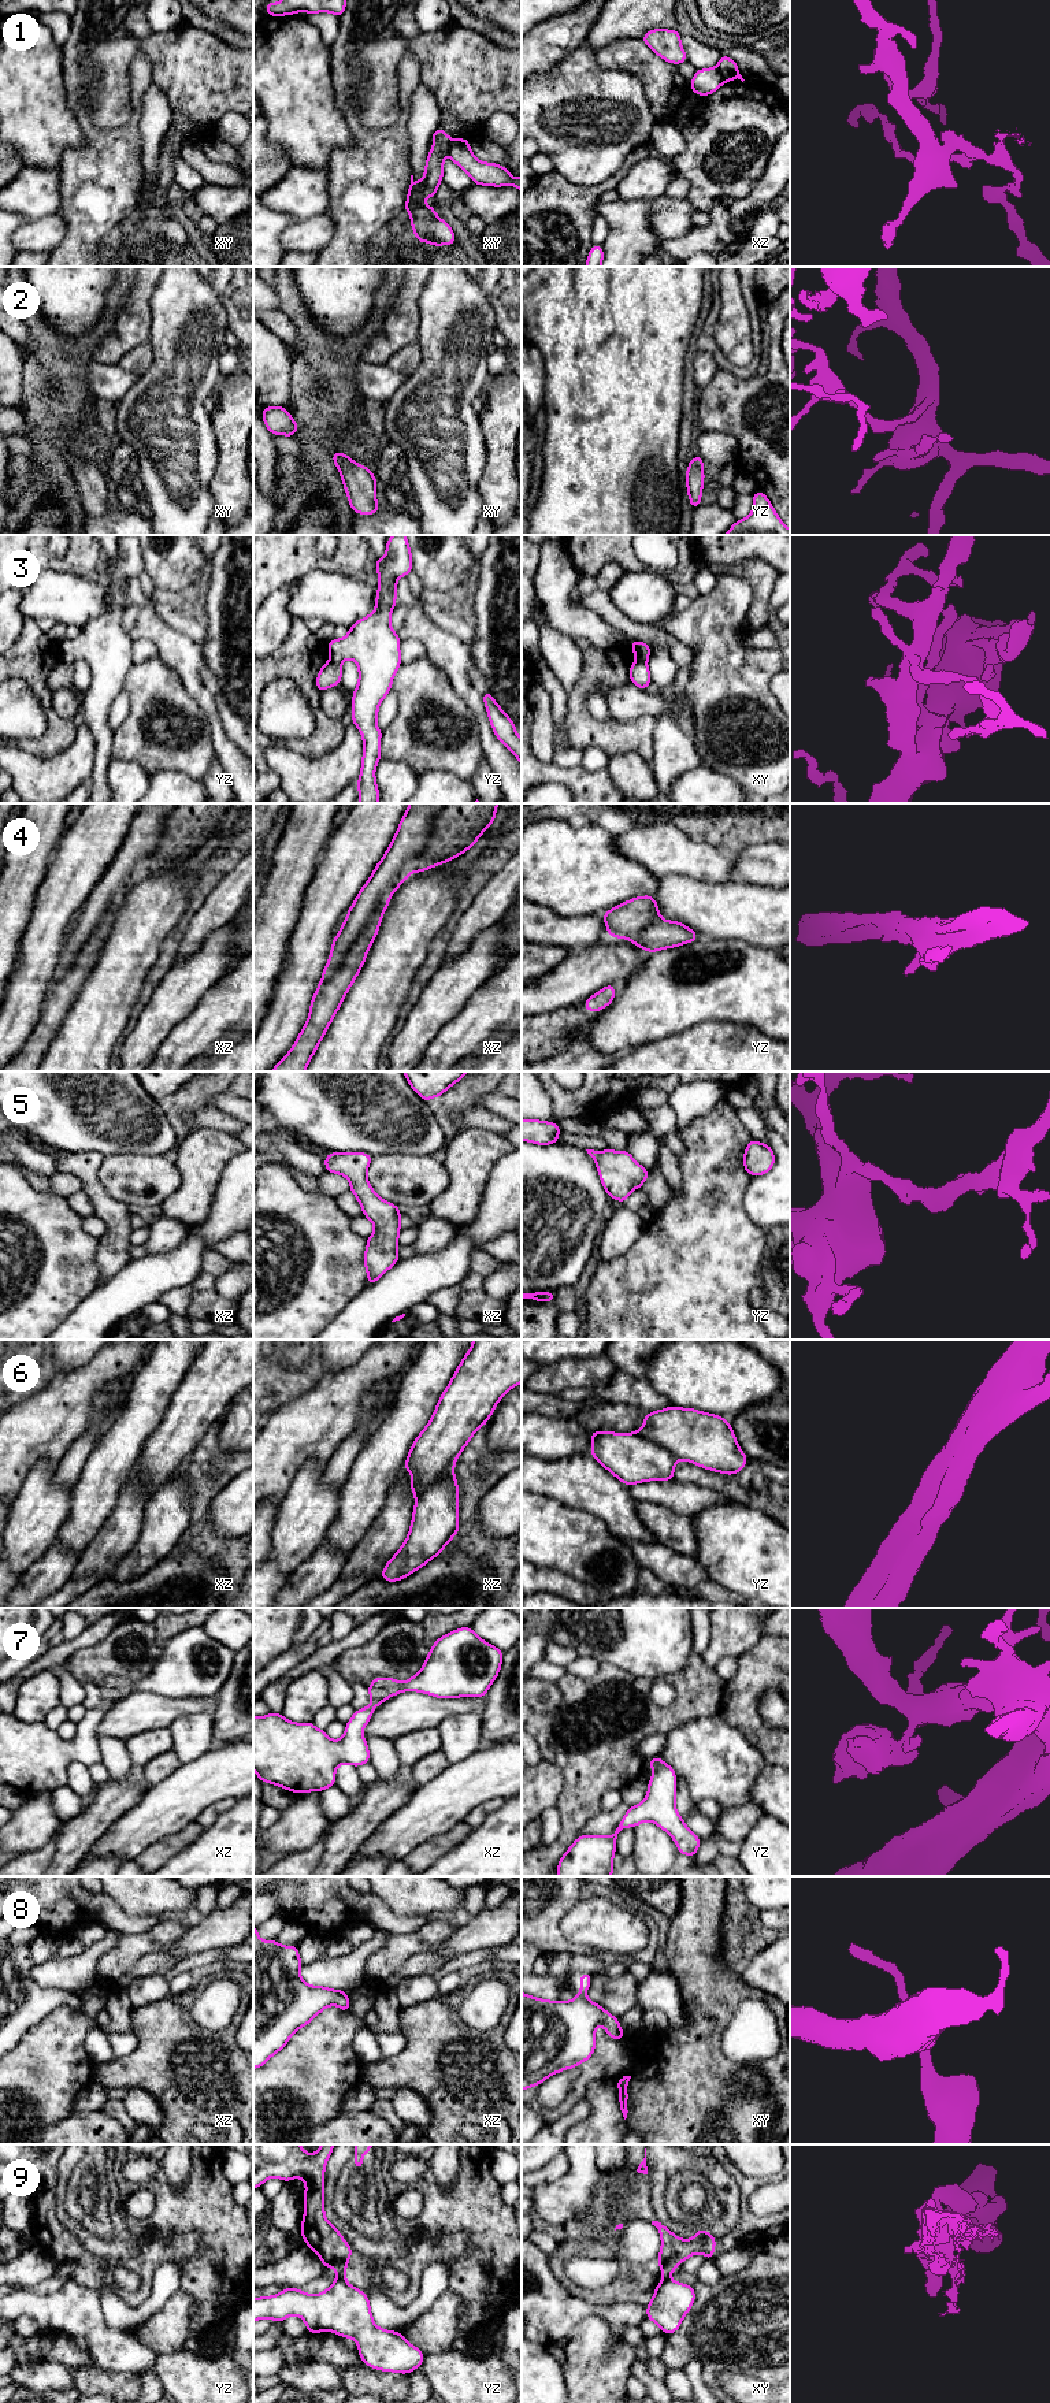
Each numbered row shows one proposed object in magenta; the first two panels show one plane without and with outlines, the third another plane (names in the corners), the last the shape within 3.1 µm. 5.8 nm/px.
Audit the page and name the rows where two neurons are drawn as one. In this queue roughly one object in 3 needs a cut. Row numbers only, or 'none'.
1, 3, 6, 9

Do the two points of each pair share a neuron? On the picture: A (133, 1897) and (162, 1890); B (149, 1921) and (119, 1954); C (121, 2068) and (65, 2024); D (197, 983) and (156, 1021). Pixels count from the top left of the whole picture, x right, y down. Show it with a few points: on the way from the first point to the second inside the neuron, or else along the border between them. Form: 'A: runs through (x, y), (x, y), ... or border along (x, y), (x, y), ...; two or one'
A: runs through (140, 1891), (155, 1890); one
B: border along (162, 1920), (148, 1931), (122, 1934); two
C: border along (95, 2064), (91, 2080); two
D: runs through (188, 990), (166, 1011); one

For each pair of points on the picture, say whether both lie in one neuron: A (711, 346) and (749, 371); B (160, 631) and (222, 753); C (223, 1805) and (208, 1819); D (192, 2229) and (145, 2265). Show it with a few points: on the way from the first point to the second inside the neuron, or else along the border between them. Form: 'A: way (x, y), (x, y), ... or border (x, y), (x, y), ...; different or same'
A: way (719, 356), (730, 367), (739, 371); same
B: way (186, 661), (190, 680), (206, 699), (215, 723); same
C: way (219, 1808), (212, 1815); same
D: way (181, 2240), (170, 2251), (159, 2251), (156, 2254); same

